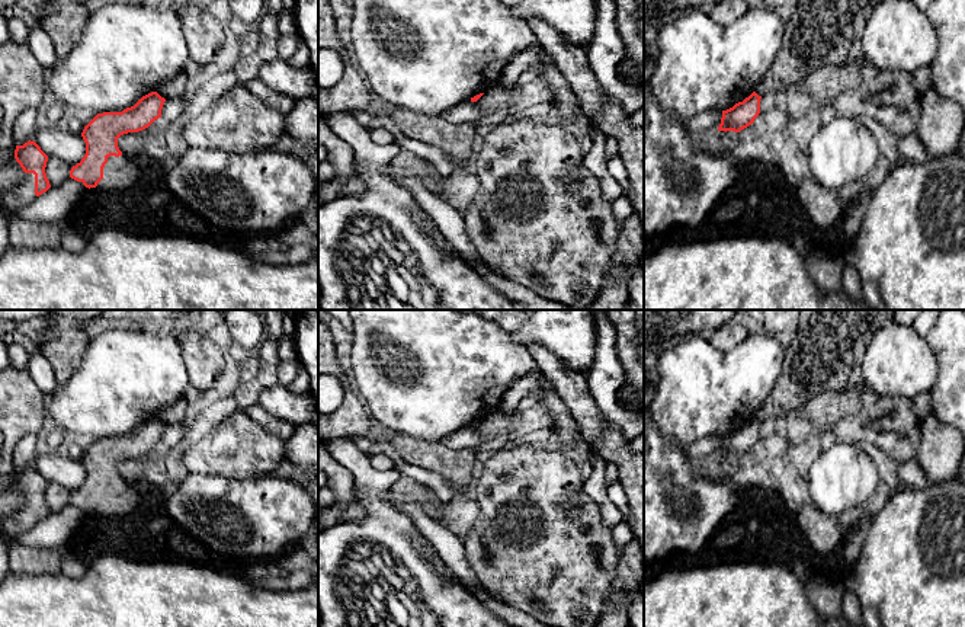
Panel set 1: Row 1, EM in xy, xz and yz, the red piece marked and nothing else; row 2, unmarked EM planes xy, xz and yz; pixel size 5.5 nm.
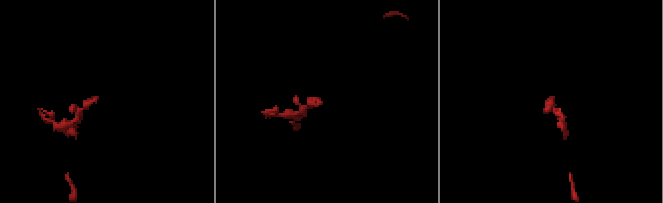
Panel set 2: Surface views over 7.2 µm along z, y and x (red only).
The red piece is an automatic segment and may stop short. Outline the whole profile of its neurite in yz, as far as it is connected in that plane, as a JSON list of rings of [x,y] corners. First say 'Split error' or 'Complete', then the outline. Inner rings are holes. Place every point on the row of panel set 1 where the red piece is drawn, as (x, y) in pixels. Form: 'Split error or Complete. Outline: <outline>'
Complete. Outline: [[[753,92],[743,102],[735,103],[727,111],[722,111],[722,118],[718,131],[740,132],[741,129],[751,125],[760,113],[760,99],[762,96]]]

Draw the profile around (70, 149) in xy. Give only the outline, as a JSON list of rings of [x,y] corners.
[[[42,124],[33,140],[48,156],[61,159],[71,167],[81,161],[86,154],[86,143],[80,135]]]

